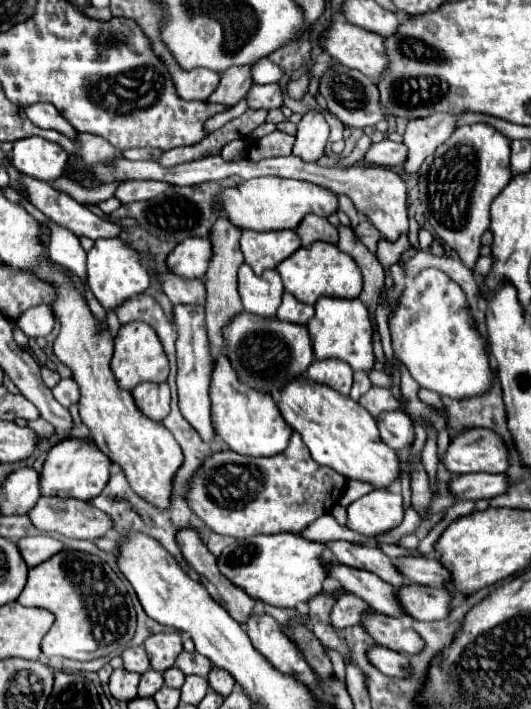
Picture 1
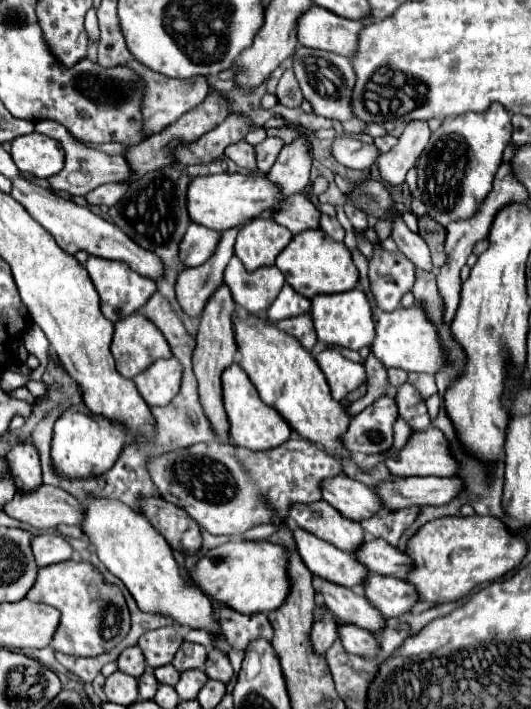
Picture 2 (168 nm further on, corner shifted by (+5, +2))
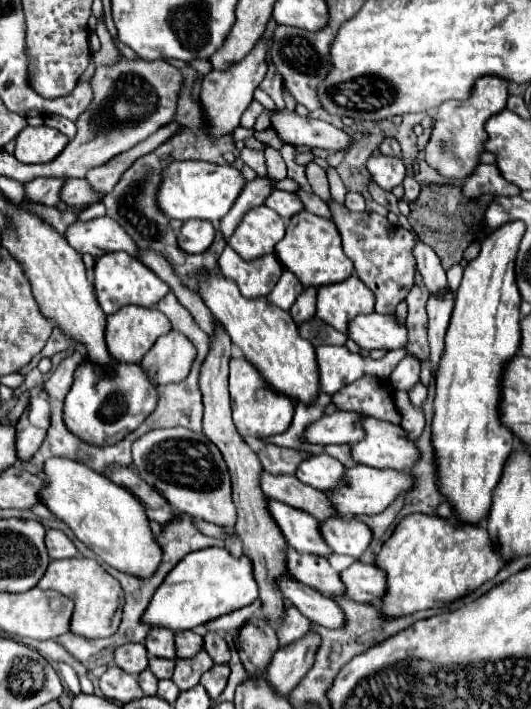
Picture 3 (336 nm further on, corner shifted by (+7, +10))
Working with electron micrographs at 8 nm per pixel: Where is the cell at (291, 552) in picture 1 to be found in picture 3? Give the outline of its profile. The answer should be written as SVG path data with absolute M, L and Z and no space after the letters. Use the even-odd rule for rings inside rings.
M207 547L185 555L177 567L165 577L155 591L143 621L149 625L165 625L167 629L195 629L219 615L237 611L257 601L257 583L253 577L253 563L247 555L233 557L225 547Z

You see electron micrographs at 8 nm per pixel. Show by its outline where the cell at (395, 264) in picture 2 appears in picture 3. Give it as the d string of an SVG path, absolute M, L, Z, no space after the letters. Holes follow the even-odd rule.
M331 203L331 213L343 239L343 251L353 261L357 277L375 295L375 311L395 313L395 307L407 297L415 283L415 259L411 253L415 235L399 225L391 225L387 217L377 213L351 213L337 203Z

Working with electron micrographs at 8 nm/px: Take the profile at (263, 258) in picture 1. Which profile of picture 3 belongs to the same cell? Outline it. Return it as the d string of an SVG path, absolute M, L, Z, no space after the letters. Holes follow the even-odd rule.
M261 205L243 217L237 231L231 235L229 245L245 261L251 261L267 253L273 253L275 243L281 241L283 235L285 235L285 221L269 207Z

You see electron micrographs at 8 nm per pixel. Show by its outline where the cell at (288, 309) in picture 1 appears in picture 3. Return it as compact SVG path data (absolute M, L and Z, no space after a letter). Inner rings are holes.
M283 271L281 279L277 281L275 289L267 295L267 301L283 311L289 311L291 305L295 303L295 299L303 293L303 285L299 283L299 279L291 273L291 271Z

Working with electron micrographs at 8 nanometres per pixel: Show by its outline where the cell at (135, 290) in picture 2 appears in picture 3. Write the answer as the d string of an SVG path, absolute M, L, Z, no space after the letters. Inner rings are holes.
M125 251L107 253L107 255L97 257L95 259L95 267L93 267L93 275L95 275L95 295L97 295L97 301L99 301L101 309L107 315L119 311L125 305L151 307L159 299L163 299L165 293L169 291L169 285L165 285L165 281L161 281L145 263L141 263L139 259L127 255Z

